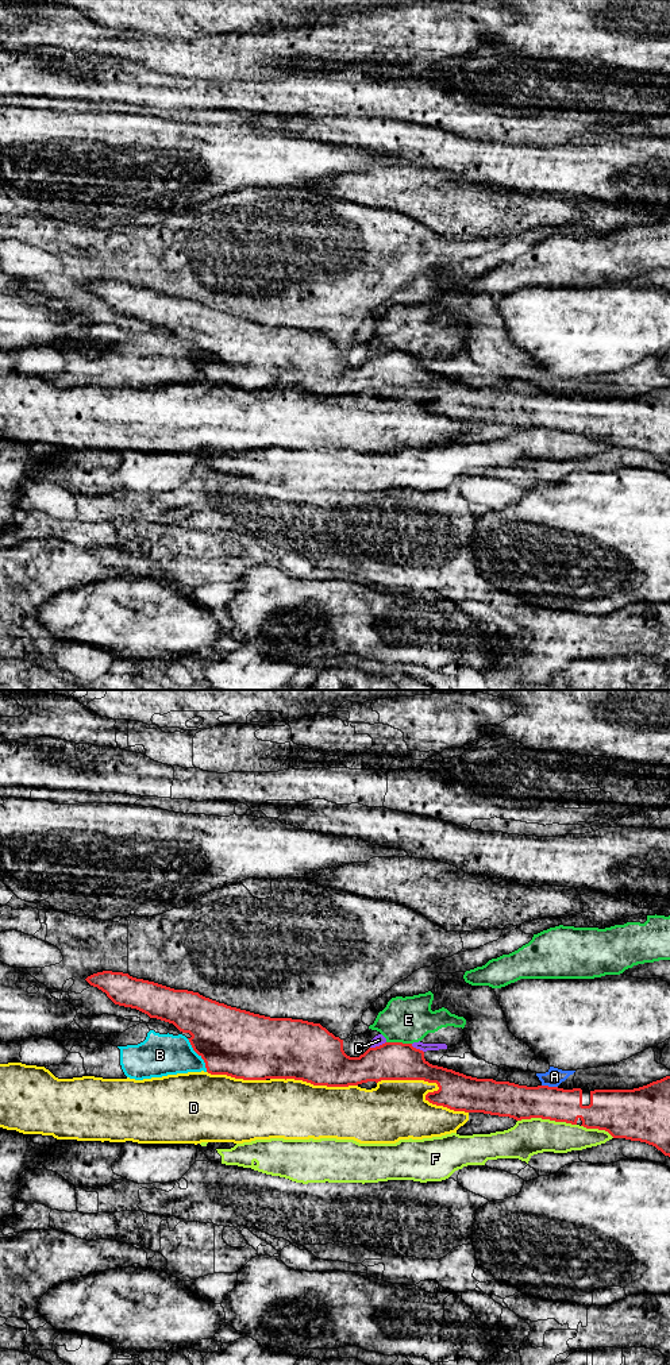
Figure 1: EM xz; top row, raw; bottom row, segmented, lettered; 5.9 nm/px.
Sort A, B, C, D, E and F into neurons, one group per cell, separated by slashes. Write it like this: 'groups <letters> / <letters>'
groups A / B / C E / D / F

